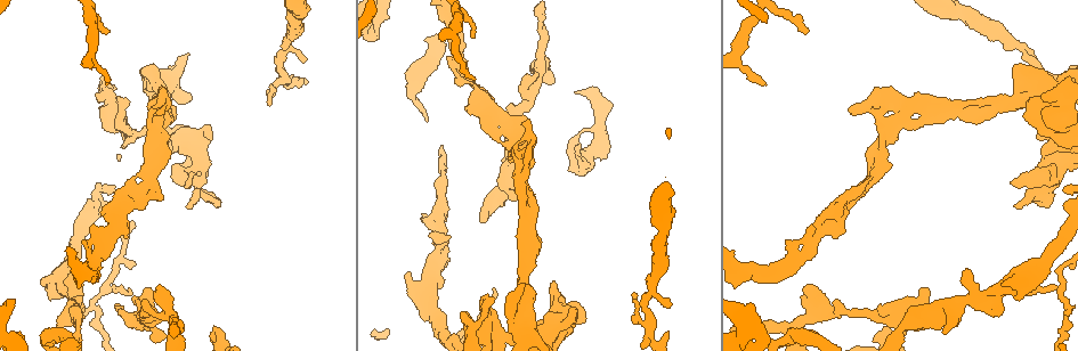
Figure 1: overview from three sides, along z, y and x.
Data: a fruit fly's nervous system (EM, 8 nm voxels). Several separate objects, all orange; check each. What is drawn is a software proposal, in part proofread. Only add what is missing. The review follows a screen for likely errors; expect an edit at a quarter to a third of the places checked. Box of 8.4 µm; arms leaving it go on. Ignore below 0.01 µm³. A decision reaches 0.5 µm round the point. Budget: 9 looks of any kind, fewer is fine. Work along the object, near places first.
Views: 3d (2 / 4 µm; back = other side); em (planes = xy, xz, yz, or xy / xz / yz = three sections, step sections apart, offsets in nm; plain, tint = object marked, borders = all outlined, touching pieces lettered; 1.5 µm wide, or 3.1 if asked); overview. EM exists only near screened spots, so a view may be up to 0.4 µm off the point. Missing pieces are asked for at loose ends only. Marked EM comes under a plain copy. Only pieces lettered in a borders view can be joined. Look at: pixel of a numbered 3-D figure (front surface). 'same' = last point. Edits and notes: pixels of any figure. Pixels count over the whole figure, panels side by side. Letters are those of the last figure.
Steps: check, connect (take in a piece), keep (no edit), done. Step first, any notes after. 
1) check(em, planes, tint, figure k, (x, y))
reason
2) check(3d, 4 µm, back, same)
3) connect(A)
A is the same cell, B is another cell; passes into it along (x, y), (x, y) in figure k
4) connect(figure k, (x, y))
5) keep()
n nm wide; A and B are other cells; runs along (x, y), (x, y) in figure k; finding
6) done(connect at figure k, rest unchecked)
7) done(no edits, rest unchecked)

check(em, planes, borders, figure 1, (444, 209))
branch stops here

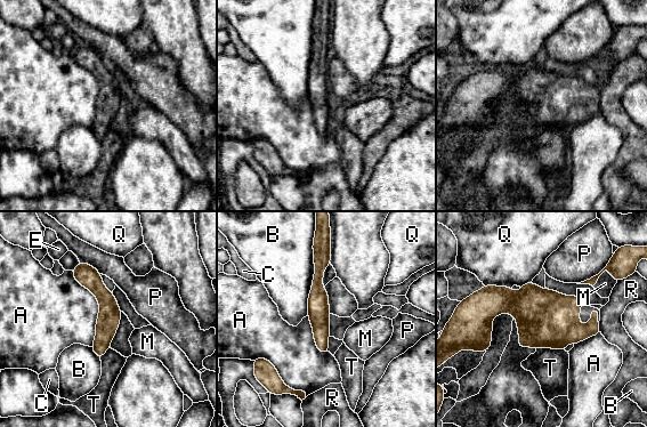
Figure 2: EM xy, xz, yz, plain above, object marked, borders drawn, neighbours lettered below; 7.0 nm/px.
keep()
A, B, C, E, M, P, Q, R and T are other cells; no lettered piece goes on from it

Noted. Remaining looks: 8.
check(em, yz, step 4, tint, figure 1, (494, 289))
tapers out

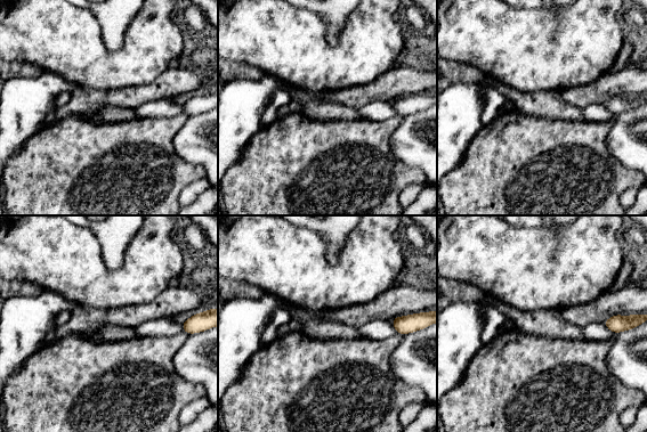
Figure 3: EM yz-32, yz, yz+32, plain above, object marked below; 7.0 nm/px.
check(em, xz, step 4, borders, same)
another direction

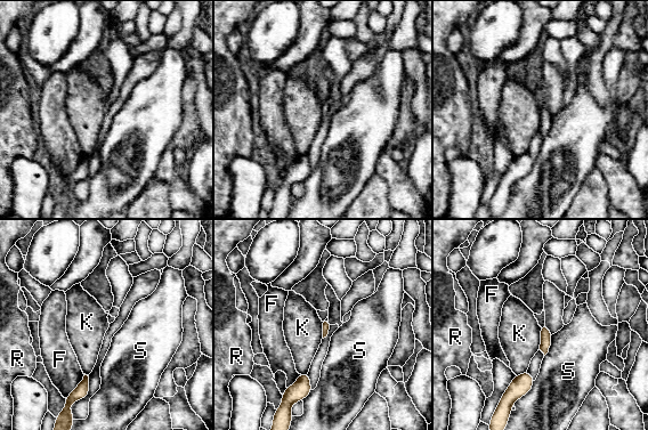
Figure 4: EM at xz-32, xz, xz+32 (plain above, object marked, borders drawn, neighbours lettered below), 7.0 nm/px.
keep()
F, K, R and S are other cells; border along (539, 326), (540, 348) in figure 4; no lettered piece goes on from it

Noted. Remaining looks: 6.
check(3d, 4 µm, figure 1, (268, 105))
tapers out

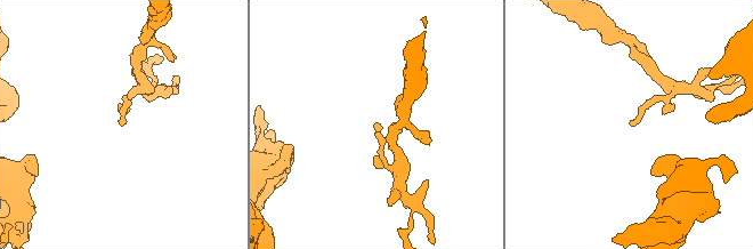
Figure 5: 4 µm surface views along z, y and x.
check(em, planes, tint, figure 5, (631, 124))
need the tissue

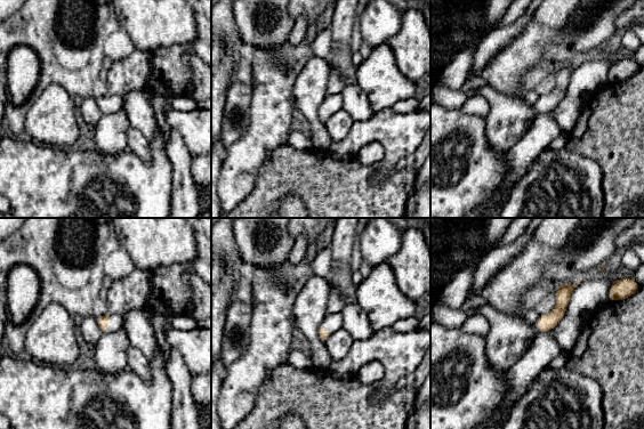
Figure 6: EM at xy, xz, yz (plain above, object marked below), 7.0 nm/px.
check(em, planes, borders, same)
what lies round it

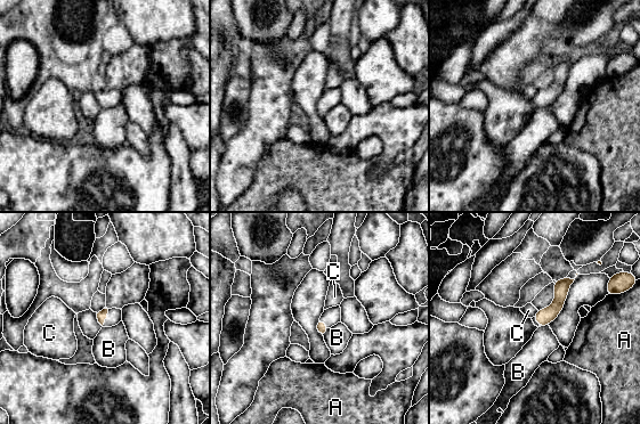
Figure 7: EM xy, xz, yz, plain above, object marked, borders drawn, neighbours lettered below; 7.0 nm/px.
keep()
B touches over 80 nm; A, B and C are other cells; no lettered piece goes on from it

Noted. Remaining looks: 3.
check(3d, 2 µm, figure 1, (1046, 205))
branch stops here

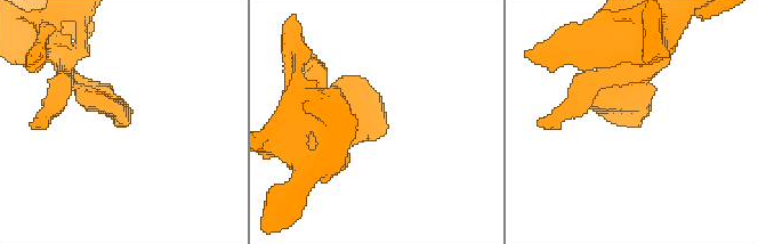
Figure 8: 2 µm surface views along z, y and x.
check(em, xz, step 8, borders, figure 8, (381, 127))

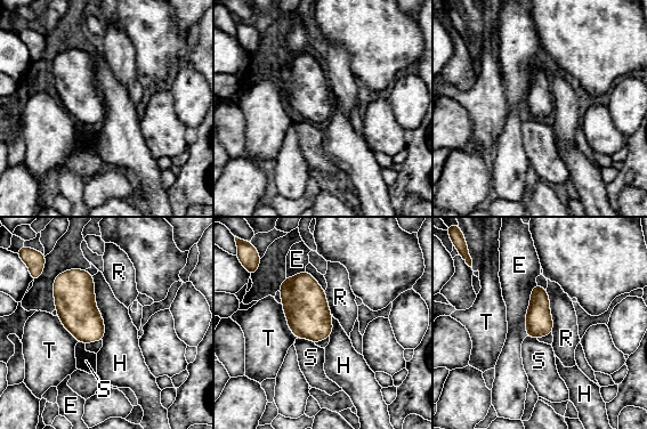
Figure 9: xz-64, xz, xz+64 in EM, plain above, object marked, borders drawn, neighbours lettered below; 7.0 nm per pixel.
check(em, planes, borders, same)
another direction

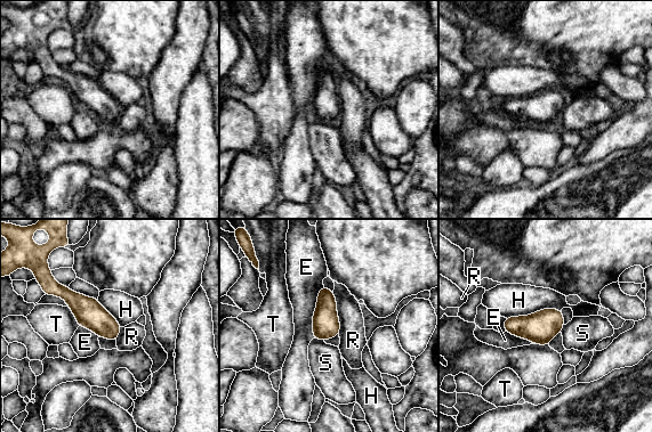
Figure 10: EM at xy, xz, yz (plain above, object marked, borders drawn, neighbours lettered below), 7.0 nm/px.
keep()
190 nm wide; E, H, R, S and T are other cells; border along (332, 291), (336, 298), (339, 334) in figure 10; none of them fits

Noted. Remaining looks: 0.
done(no edits, rest unchecked)

